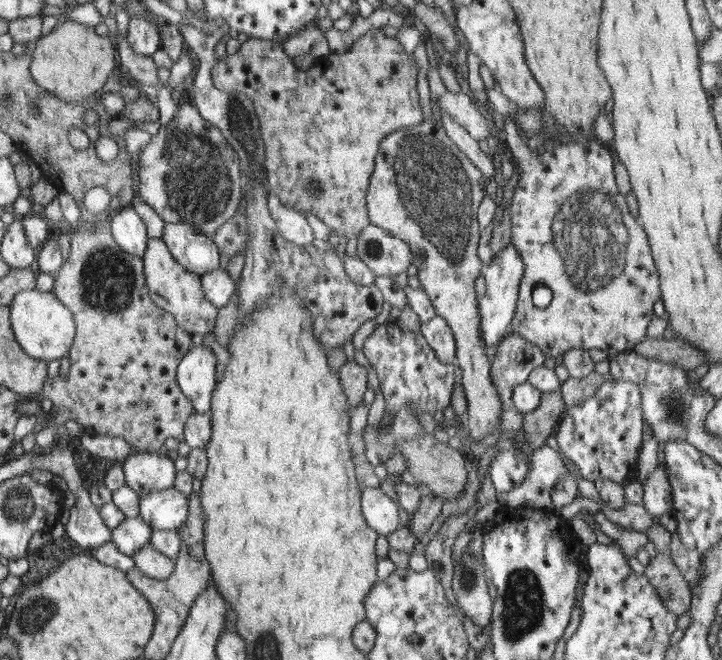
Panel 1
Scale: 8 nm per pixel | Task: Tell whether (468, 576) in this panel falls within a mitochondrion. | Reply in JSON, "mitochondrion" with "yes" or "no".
{"mitochondrion":"yes"}

